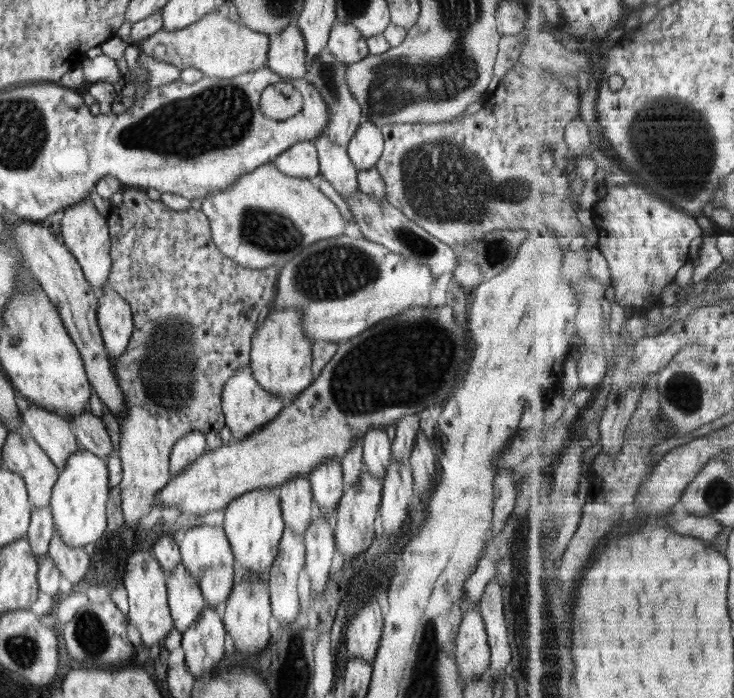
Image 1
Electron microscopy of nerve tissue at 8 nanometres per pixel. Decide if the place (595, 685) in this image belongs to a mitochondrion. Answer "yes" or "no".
no

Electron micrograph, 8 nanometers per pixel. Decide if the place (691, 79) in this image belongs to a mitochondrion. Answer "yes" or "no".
no

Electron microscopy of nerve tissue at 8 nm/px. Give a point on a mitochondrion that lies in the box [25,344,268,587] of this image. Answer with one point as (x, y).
(161, 399)

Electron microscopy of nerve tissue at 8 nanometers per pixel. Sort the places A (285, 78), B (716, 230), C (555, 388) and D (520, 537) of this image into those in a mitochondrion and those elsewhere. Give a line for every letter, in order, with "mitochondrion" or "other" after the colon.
A: other
B: other
C: other
D: other

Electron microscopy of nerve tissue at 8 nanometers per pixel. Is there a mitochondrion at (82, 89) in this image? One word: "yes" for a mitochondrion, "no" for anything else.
no

